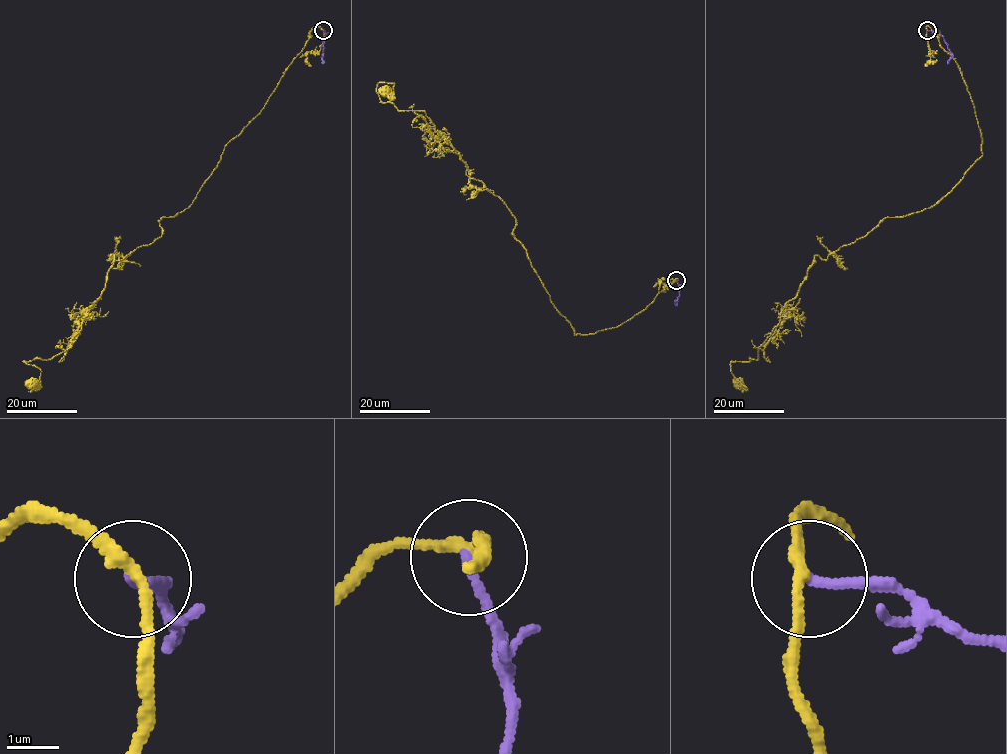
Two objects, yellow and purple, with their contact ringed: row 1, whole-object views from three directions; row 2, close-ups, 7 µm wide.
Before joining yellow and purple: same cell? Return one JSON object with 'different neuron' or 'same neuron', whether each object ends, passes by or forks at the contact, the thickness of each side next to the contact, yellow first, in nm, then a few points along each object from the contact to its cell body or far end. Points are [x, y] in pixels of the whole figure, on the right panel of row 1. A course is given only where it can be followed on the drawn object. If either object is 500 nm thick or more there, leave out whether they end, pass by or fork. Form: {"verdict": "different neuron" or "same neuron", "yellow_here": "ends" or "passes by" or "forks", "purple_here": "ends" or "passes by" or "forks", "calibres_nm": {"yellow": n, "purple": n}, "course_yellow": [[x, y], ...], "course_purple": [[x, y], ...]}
{"verdict": "different neuron", "yellow_here": "passes by", "purple_here": "ends", "calibres_nm": {"yellow": 240, "purple": 180}, "course_yellow": [[927, 31], [958, 66], [982, 154], [933, 206], [815, 255], [758, 359], [730, 364], [740, 383]], "course_purple": [[927, 31], [943, 38], [950, 53], [947, 63]]}

